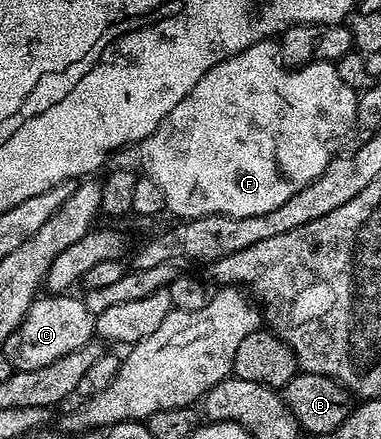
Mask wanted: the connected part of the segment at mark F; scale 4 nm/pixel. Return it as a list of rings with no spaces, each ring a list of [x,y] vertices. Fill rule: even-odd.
[[[275,40],[258,42],[249,48],[245,48],[241,53],[235,54],[229,60],[209,68],[197,84],[193,84],[191,91],[161,120],[161,124],[151,135],[138,143],[139,162],[143,165],[142,173],[149,180],[155,181],[161,187],[161,193],[165,196],[165,204],[170,213],[176,214],[176,219],[190,220],[193,218],[204,218],[210,214],[224,214],[234,218],[244,218],[245,216],[261,216],[265,212],[273,212],[273,208],[281,208],[281,204],[288,202],[301,188],[305,188],[313,180],[317,180],[327,170],[327,165],[331,163],[332,158],[336,157],[340,149],[339,141],[346,136],[350,130],[356,129],[355,117],[357,116],[357,104],[359,103],[359,94],[357,90],[345,84],[338,75],[338,68],[333,62],[310,62],[304,66],[288,68],[283,65],[279,52],[279,43]]]

